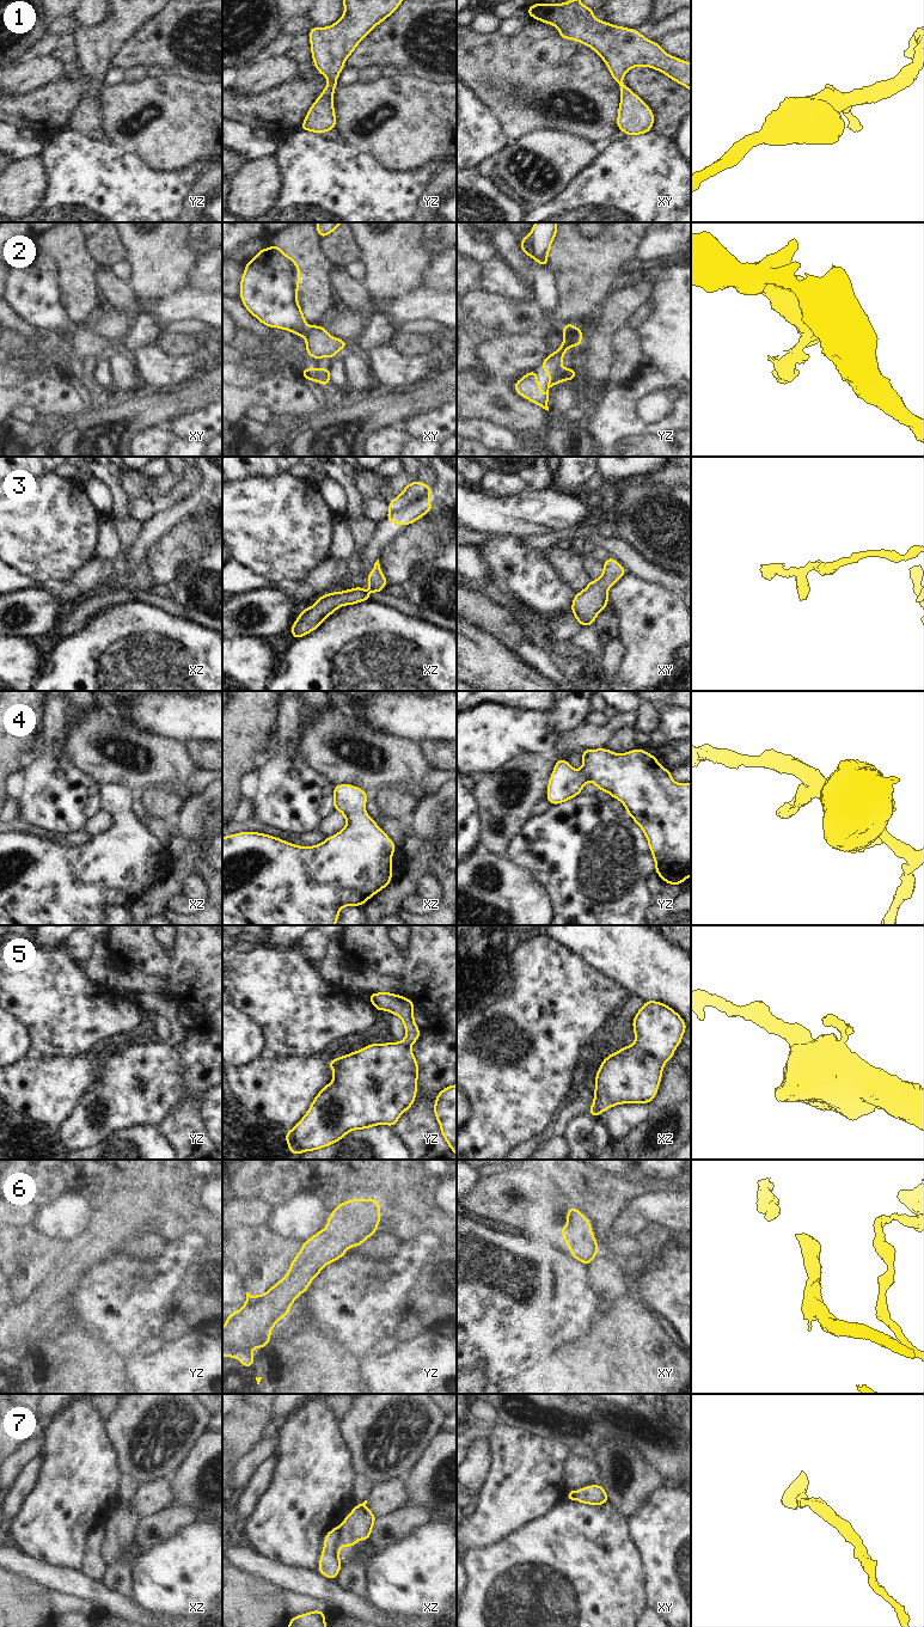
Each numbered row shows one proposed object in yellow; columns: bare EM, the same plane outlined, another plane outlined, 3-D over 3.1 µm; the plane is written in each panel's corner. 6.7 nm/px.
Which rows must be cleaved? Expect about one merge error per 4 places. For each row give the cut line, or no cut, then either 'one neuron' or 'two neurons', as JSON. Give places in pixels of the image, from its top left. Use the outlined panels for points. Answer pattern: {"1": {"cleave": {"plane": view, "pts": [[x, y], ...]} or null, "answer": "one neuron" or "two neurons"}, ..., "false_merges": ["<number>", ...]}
{"1": {"cleave": null, "answer": "one neuron"}, "2": {"cleave": {"plane": "xy", "pts": [[308, 326], [301, 336]]}, "answer": "two neurons"}, "3": {"cleave": null, "answer": "one neuron"}, "4": {"cleave": null, "answer": "one neuron"}, "5": {"cleave": {"plane": "xz", "pts": [[592, 1105], [599, 1113]]}, "answer": "two neurons"}, "6": {"cleave": null, "answer": "one neuron"}, "7": {"cleave": {"plane": "xz", "pts": [[340, 1527], [342, 1545]]}, "answer": "two neurons"}, "false_merges": ["2", "5", "7"]}

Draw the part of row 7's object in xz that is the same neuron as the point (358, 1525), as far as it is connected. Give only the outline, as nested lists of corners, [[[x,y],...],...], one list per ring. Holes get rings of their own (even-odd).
[[[367,1500],[356,1504],[341,1523],[341,1545],[353,1548],[357,1541],[368,1541],[377,1521],[374,1513],[366,1506]]]

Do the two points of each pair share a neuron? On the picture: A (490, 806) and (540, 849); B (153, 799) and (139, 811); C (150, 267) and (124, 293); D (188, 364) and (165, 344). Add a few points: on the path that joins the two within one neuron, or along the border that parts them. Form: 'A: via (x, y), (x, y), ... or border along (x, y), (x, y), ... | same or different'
A: border along (531, 817), (509, 843), (506, 855) | different
B: border along (138, 795), (148, 813) | different
C: border along (129, 286), (134, 297) | different
D: border along (155, 343), (171, 355), (195, 354) | different

